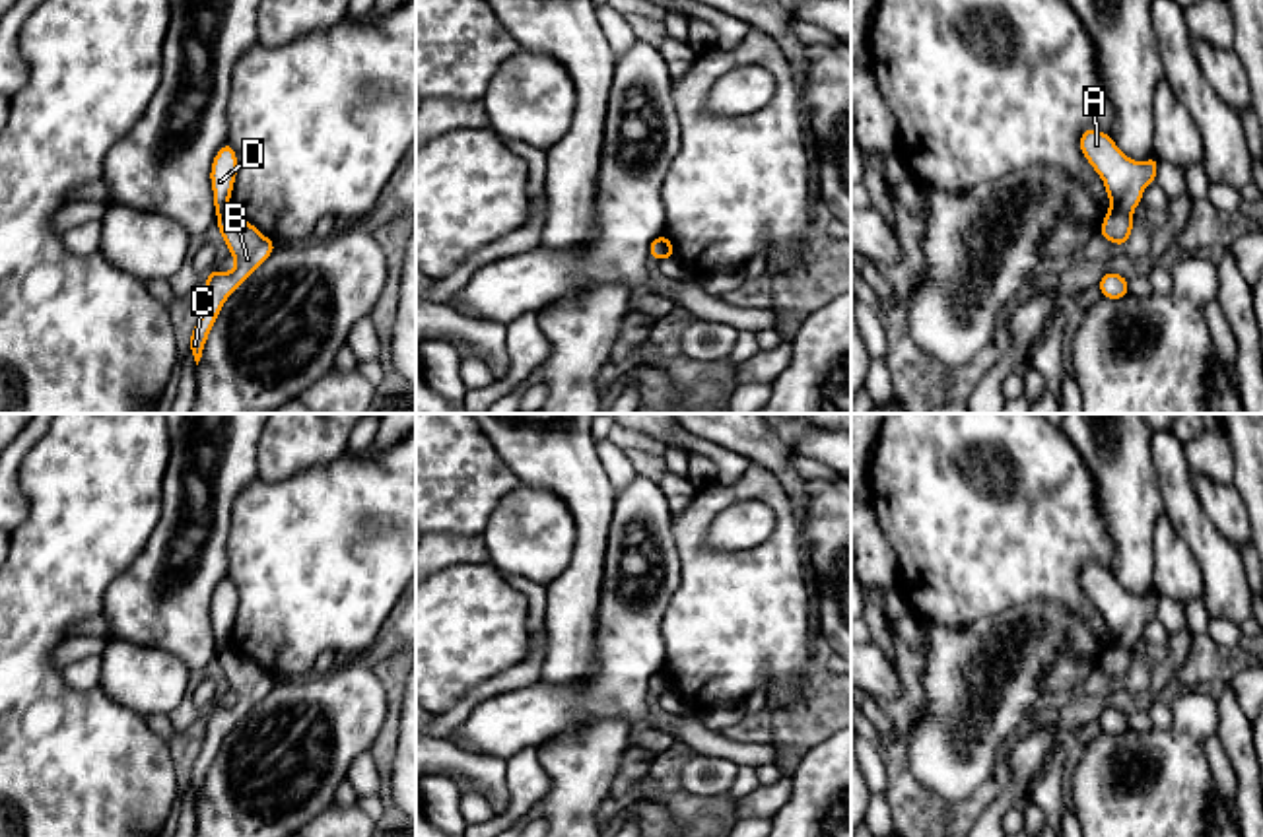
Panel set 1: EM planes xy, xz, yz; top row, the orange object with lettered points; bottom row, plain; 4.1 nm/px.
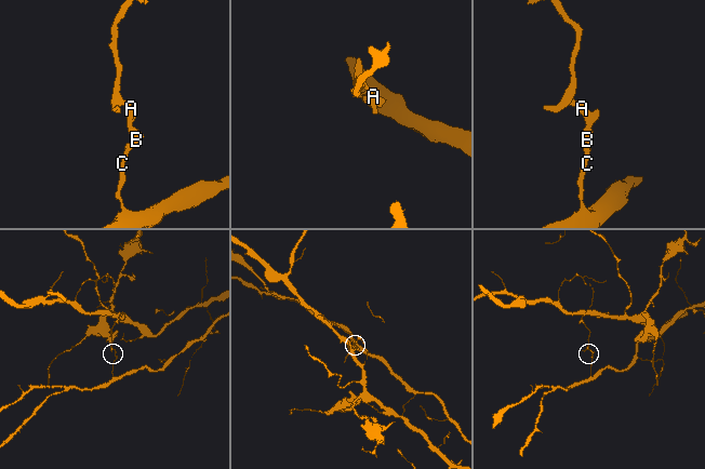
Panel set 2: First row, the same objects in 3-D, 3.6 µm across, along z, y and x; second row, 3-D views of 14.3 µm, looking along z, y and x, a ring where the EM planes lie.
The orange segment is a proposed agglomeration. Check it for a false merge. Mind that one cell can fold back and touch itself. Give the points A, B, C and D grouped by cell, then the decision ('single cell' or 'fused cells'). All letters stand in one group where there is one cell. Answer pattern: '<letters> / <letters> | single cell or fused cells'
A D / B C | fused cells

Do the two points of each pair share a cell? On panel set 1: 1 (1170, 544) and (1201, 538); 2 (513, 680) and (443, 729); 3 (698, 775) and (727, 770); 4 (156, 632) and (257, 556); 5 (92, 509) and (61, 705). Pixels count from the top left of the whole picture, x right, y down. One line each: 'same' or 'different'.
1: different
2: same
3: same
4: different
5: same

